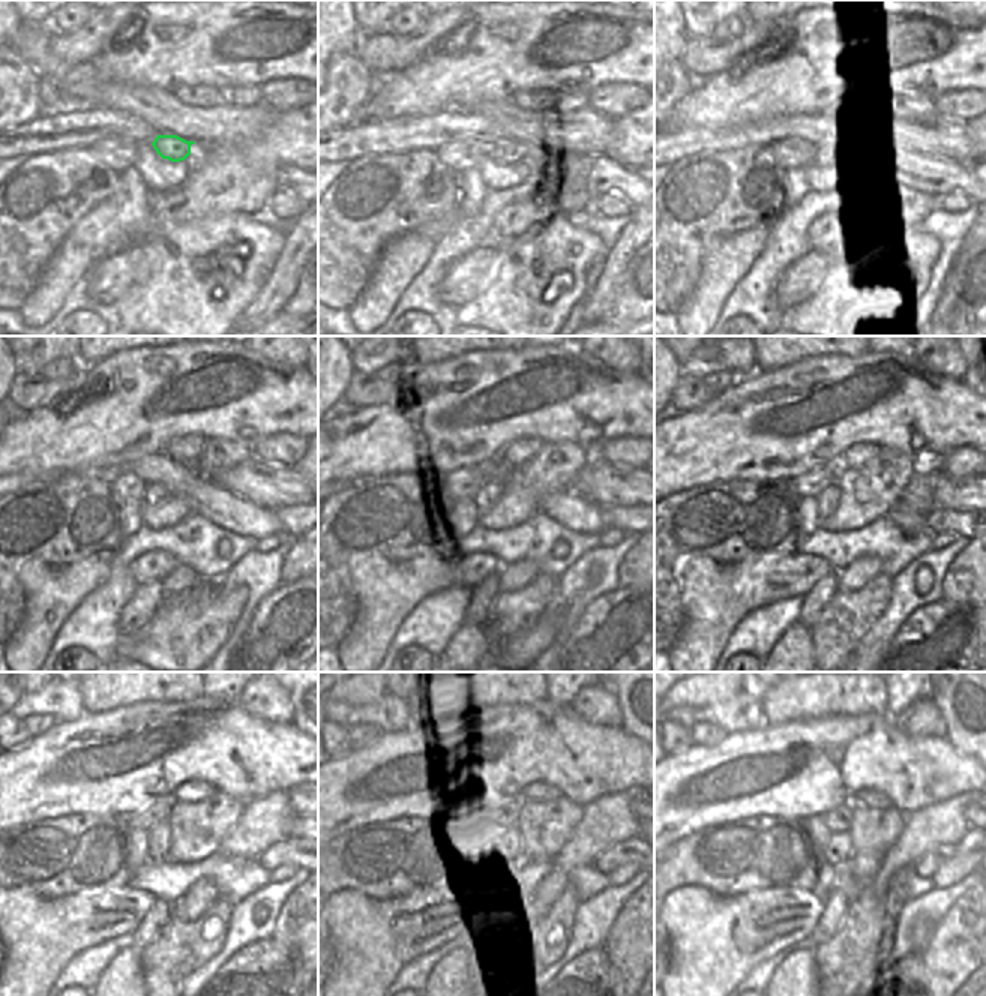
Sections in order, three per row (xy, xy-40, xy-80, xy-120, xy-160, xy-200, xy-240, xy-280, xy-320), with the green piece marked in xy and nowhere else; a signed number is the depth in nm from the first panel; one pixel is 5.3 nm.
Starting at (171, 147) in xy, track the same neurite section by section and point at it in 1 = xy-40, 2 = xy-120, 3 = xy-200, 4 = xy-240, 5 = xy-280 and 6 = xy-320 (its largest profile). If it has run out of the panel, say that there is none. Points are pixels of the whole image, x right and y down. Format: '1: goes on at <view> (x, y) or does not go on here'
1: goes on at xy-40 (508, 150)
2: goes on at xy-120 (155, 492)
3: goes on at xy-200 (827, 501)
4: goes on at xy-240 (159, 834)
5: goes on at xy-280 (500, 840)
6: goes on at xy-320 (838, 849)

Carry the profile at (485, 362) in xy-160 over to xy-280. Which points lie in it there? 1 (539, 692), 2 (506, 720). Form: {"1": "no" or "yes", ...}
{"1": "no", "2": "yes"}

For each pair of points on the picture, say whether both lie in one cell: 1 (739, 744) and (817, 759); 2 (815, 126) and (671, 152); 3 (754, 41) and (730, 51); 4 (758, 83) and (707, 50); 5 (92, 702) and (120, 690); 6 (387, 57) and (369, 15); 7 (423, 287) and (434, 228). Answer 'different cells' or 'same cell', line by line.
1: same cell
2: same cell
3: same cell
4: different cells
5: same cell
6: different cells
7: different cells

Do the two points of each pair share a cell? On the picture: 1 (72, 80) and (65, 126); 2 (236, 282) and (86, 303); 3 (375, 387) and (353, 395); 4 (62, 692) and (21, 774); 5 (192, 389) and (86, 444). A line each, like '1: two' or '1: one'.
1: two
2: two
3: one
4: two
5: one

